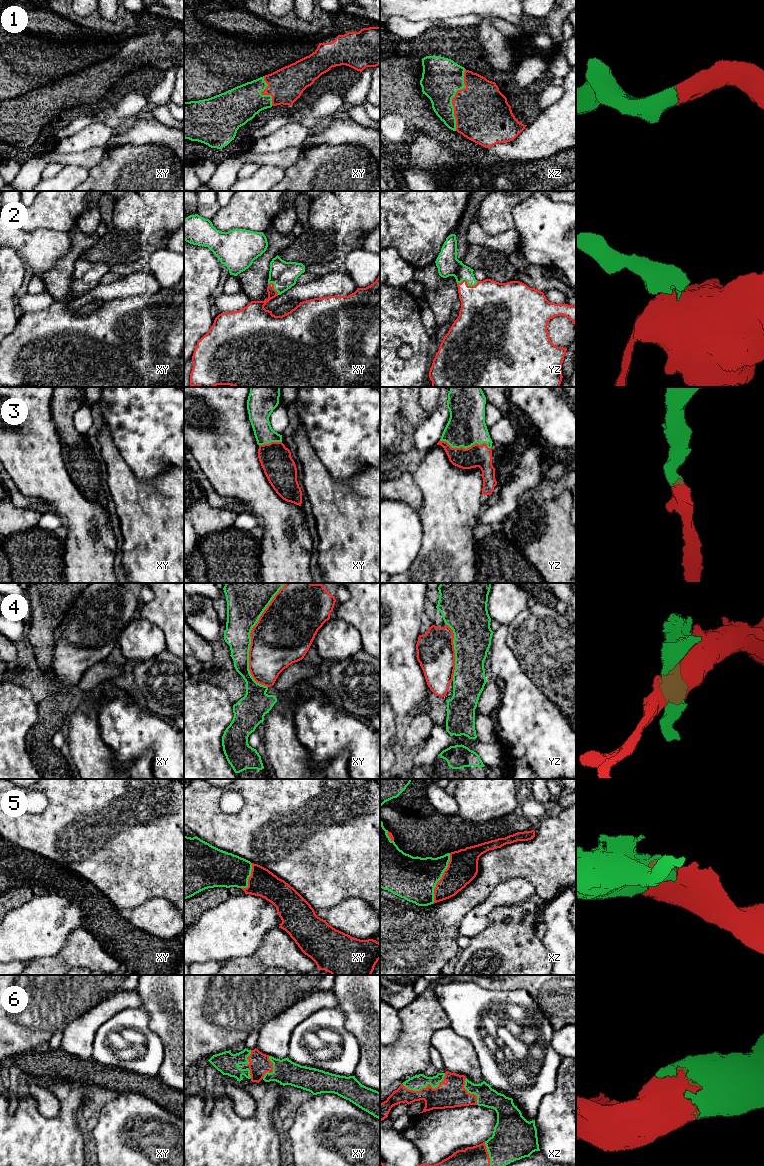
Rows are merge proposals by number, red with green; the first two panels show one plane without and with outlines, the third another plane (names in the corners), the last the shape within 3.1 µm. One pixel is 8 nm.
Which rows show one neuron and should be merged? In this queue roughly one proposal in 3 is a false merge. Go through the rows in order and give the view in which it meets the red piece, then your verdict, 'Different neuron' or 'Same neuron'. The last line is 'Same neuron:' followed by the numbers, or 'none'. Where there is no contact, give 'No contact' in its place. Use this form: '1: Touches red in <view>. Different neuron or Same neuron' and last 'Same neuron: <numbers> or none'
1: Touches red in xz. Same neuron
2: Touches red in yz. Same neuron
3: Touches red in yz. Same neuron
4: Touches red in xy. Different neuron
5: Touches red in xz. Same neuron
6: Touches red in xz. Same neuron
Same neuron: 1, 2, 3, 5, 6

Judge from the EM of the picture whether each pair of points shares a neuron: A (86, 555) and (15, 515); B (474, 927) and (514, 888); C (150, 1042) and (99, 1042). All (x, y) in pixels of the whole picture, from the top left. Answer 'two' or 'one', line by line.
A: two
B: one
C: one

